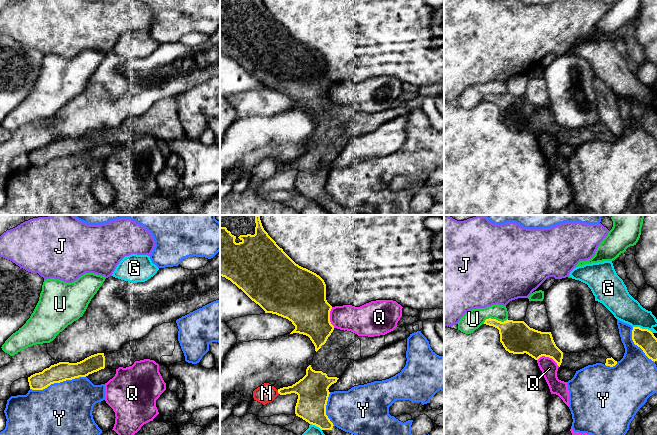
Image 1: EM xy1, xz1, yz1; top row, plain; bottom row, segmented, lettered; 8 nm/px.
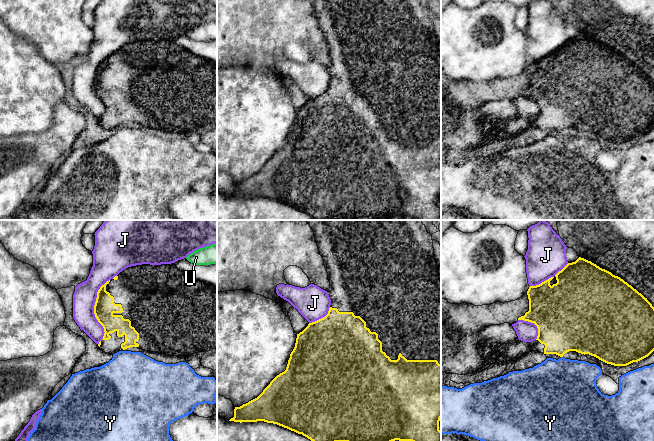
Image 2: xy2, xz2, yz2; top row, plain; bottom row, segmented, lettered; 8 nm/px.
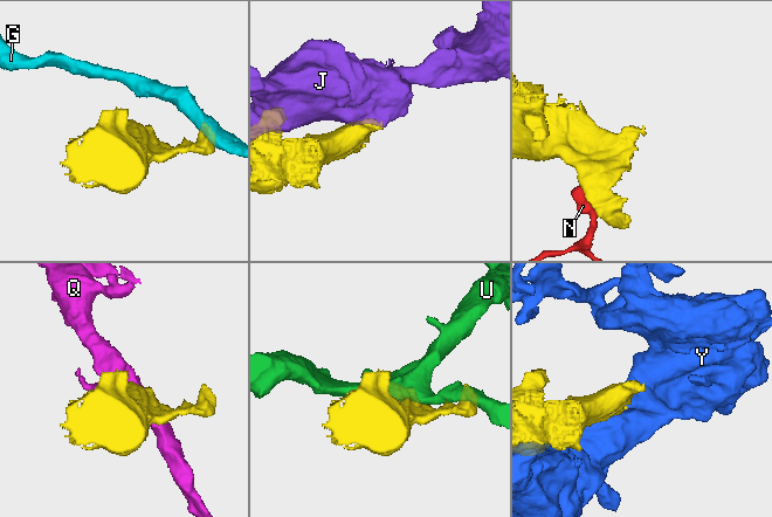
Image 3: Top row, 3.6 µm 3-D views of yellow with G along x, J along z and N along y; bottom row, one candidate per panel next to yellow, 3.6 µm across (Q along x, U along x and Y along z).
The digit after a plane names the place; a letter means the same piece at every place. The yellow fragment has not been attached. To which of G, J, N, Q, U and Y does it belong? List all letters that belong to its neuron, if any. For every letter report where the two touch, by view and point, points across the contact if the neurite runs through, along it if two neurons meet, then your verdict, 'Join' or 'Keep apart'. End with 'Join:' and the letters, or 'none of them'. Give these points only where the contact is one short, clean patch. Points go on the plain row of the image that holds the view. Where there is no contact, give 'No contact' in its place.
G: Touches yellow at yz1 (643, 105). Boundary: yz1 (633, 102), (647, 104), (652, 109). Keep apart
J: Touches yellow at xy2 (94, 87). Keep apart
N: Touches yellow at xz1 (278, 168). Boundary: xz1 (277, 166), (279, 169). Keep apart
Q: Touches yellow at yz1 (548, 132). Keep apart
U: Touches yellow at yz1 (494, 95). Keep apart
Y: Touches yellow at xy1 (57, 158). Keep apart
Join: none of them

